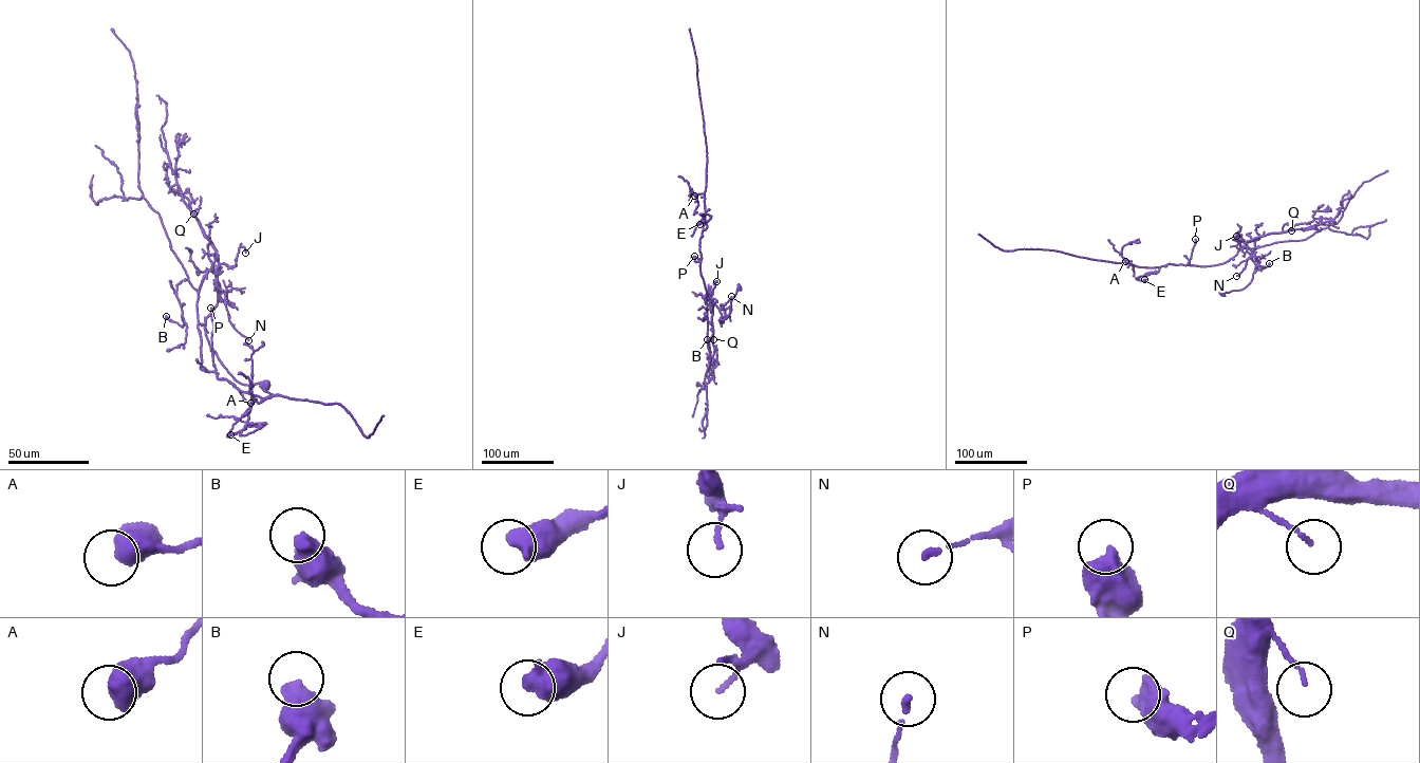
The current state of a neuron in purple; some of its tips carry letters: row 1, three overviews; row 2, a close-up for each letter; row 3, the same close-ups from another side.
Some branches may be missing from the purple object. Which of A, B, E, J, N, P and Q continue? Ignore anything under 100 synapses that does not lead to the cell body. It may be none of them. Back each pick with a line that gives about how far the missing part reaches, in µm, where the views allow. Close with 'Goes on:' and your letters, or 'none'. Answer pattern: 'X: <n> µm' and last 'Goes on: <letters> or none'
Goes on: none

